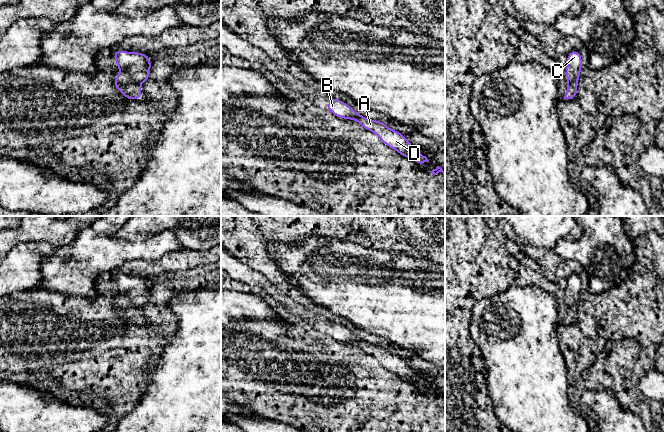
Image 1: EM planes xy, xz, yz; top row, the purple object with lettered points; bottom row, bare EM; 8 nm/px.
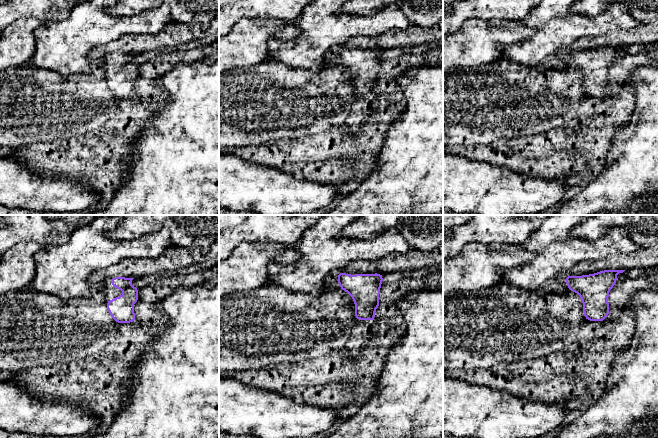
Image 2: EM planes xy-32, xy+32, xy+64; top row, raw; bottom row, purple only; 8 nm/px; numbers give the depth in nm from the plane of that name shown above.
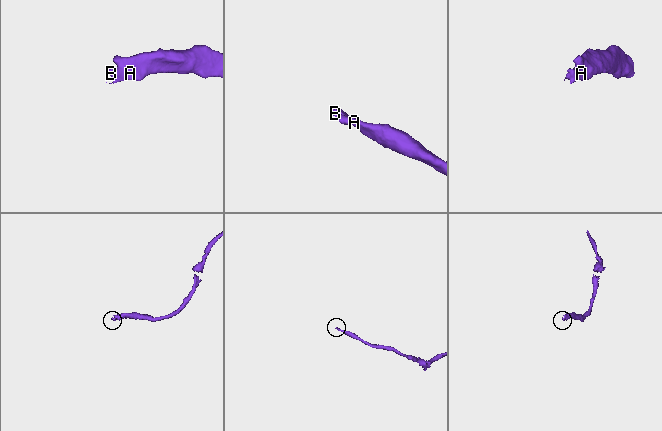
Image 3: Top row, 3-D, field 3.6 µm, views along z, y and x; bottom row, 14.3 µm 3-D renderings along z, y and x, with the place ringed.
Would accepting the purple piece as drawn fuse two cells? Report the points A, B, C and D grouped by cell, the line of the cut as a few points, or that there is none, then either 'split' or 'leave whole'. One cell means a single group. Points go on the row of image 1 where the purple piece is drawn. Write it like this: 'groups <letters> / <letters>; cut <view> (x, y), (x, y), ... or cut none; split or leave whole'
groups A B C D; cut none; leave whole

